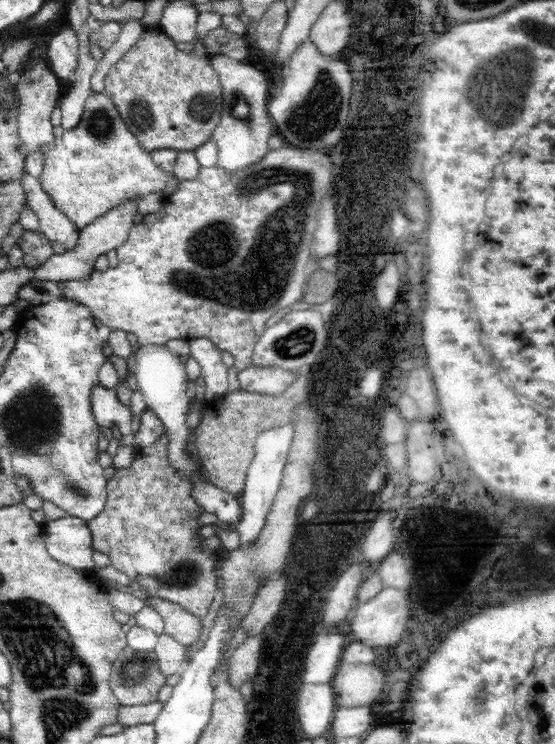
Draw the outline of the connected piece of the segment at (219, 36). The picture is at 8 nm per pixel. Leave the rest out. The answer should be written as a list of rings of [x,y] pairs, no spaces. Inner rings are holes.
[[[218,27],[208,32],[202,44],[209,56],[220,54],[241,61],[248,56],[248,48],[244,36],[238,36],[224,27]]]

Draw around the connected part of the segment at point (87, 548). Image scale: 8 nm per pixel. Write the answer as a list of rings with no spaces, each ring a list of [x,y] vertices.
[[[67,515],[45,524],[48,553],[58,562],[76,570],[94,570],[92,535],[86,521]]]

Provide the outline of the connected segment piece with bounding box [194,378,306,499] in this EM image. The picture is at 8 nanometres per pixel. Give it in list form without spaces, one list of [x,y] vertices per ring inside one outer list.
[[[298,378],[285,392],[279,395],[248,393],[241,390],[207,401],[204,417],[196,434],[196,449],[200,457],[201,470],[206,479],[235,498],[242,497],[248,465],[253,459],[253,442],[260,431],[272,430],[289,424],[290,414],[306,394],[304,382]]]

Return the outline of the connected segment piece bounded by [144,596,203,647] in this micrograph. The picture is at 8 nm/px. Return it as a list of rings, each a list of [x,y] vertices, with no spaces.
[[[149,596],[144,601],[145,605],[152,607],[164,621],[164,632],[172,635],[182,646],[188,647],[194,644],[200,632],[202,625],[200,619],[187,610],[184,610],[179,604]]]

